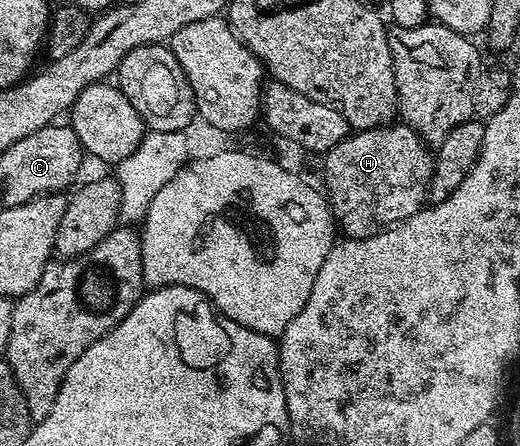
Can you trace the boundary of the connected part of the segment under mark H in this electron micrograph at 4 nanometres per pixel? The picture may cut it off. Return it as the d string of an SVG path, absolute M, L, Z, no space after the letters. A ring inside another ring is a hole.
M391 123L375 129L351 132L349 137L326 152L324 161L327 189L325 192L328 194L330 212L334 214L337 228L341 232L343 229L347 238L371 237L389 229L391 225L400 225L419 213L427 204L434 166L432 149L415 129L405 123Z

